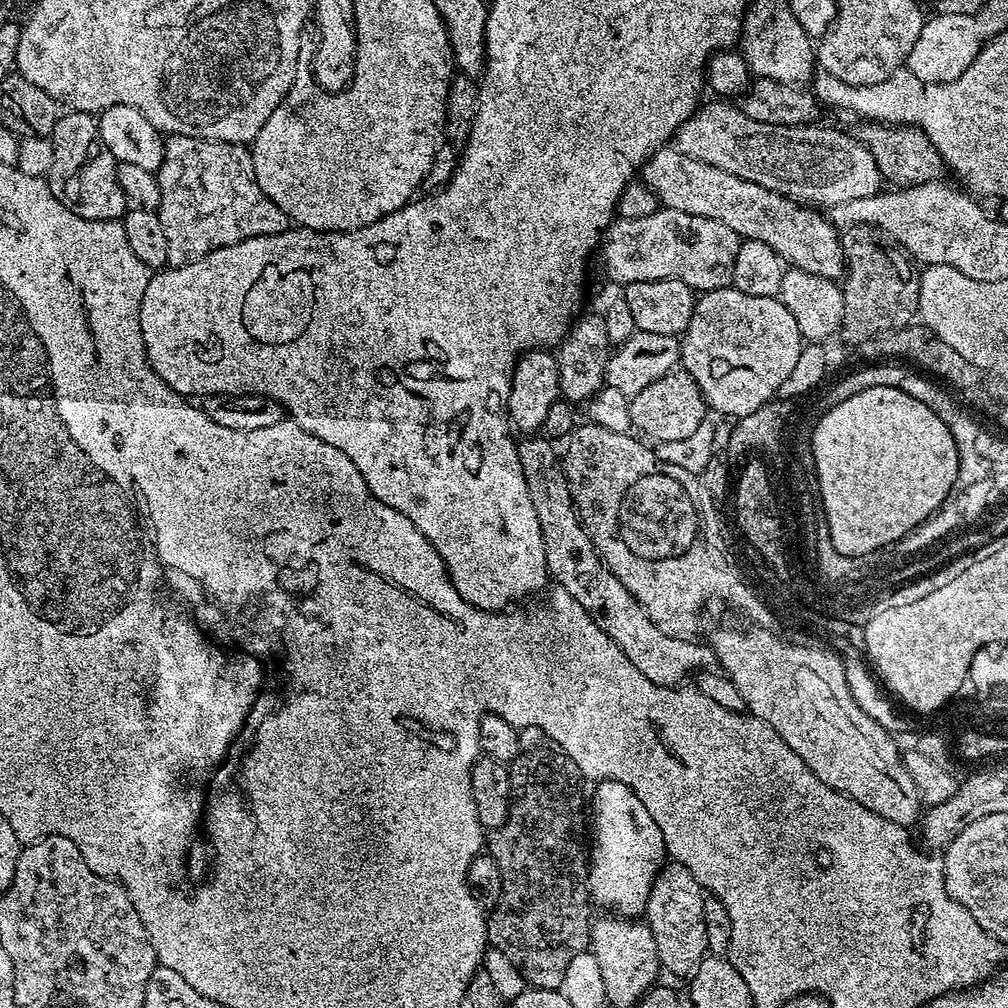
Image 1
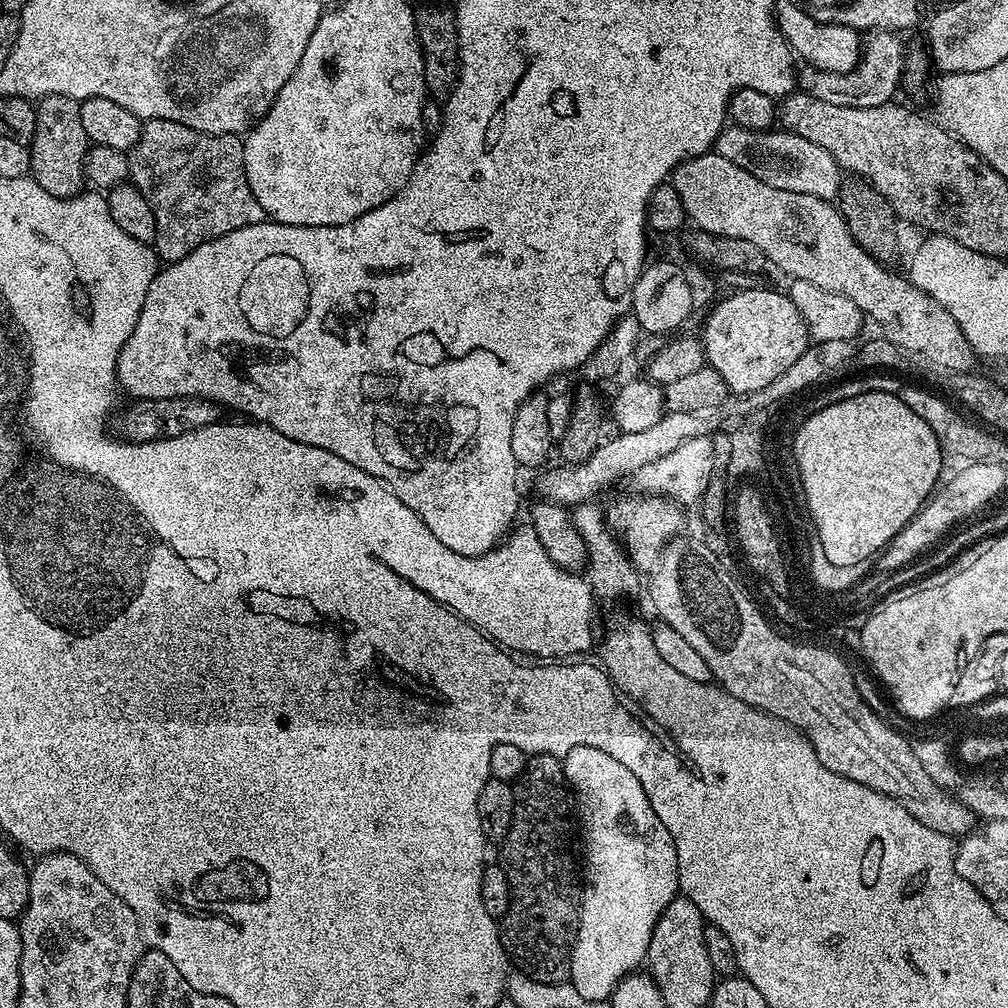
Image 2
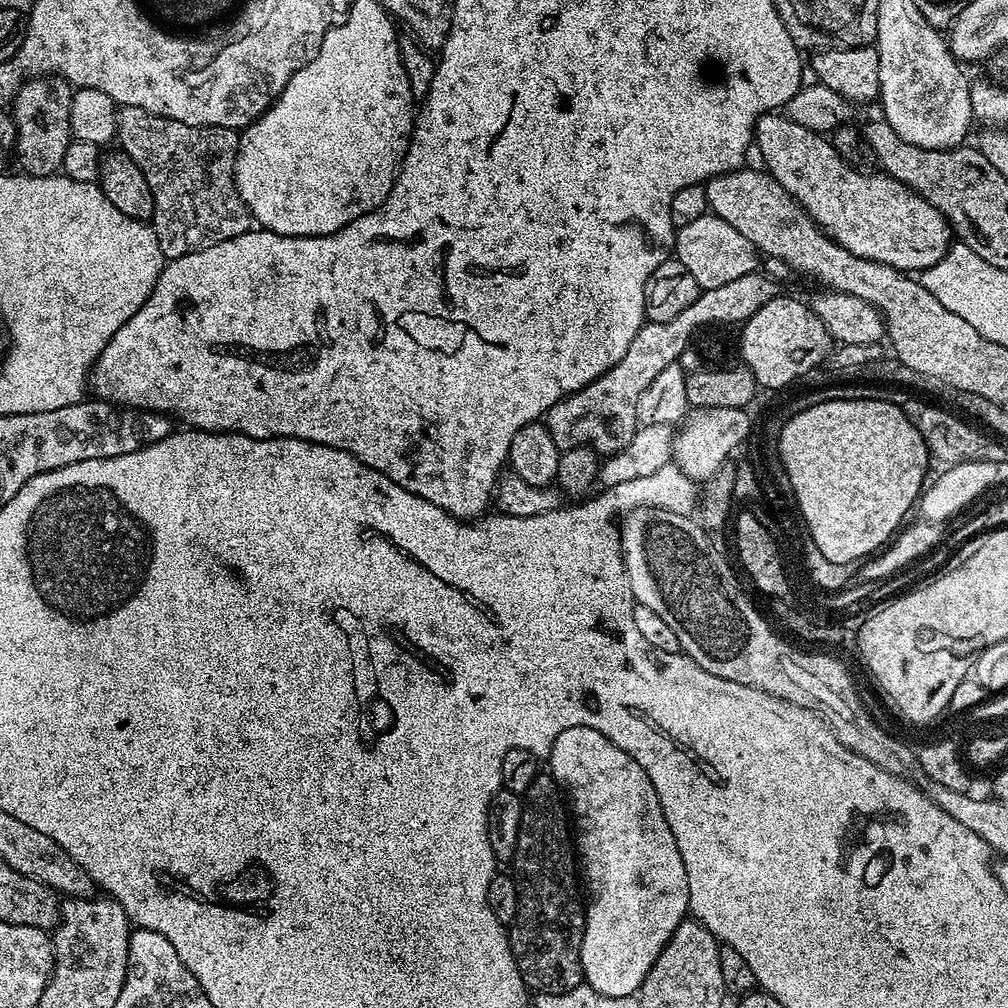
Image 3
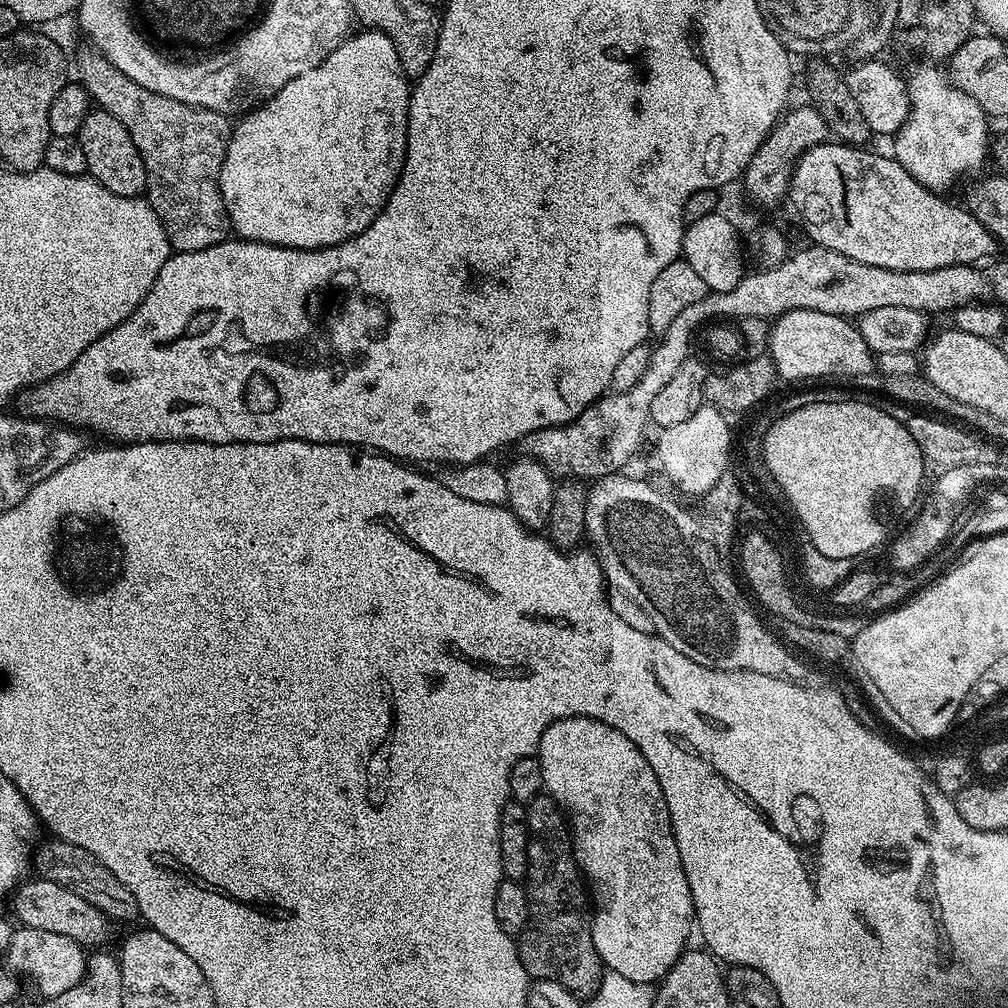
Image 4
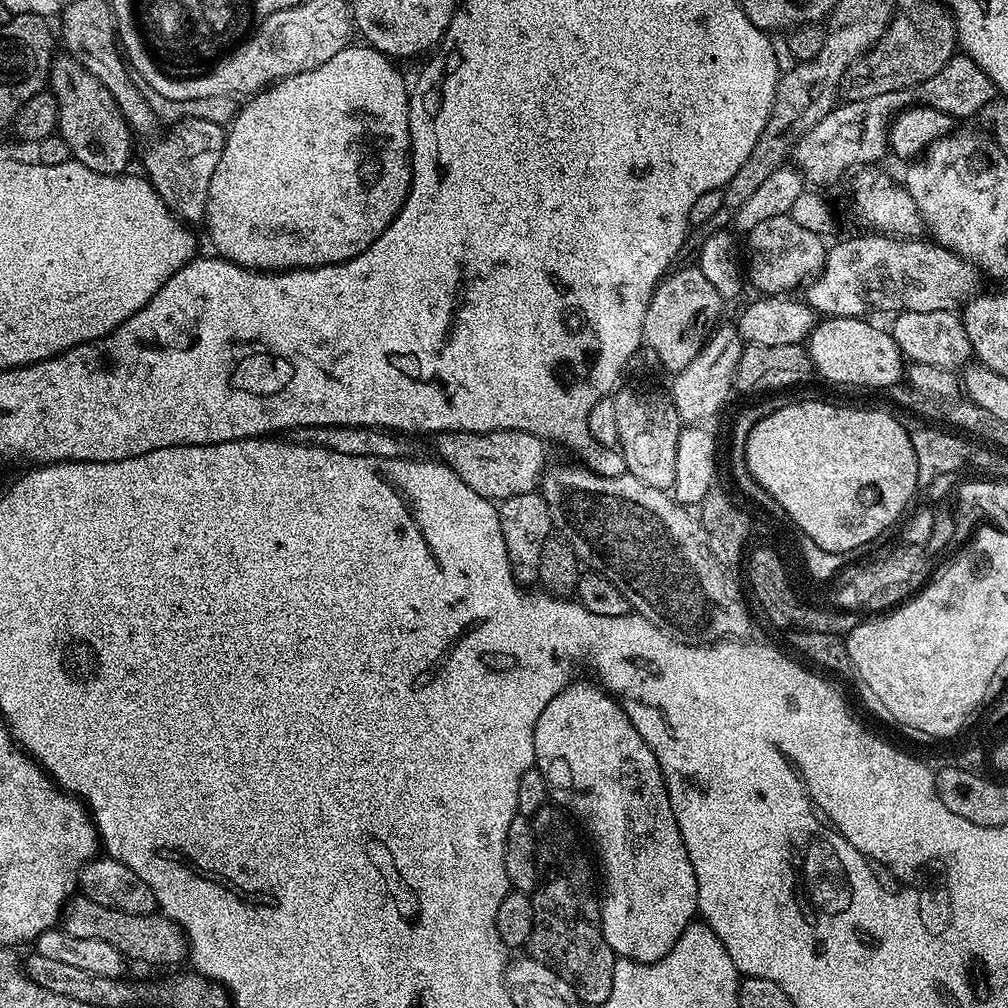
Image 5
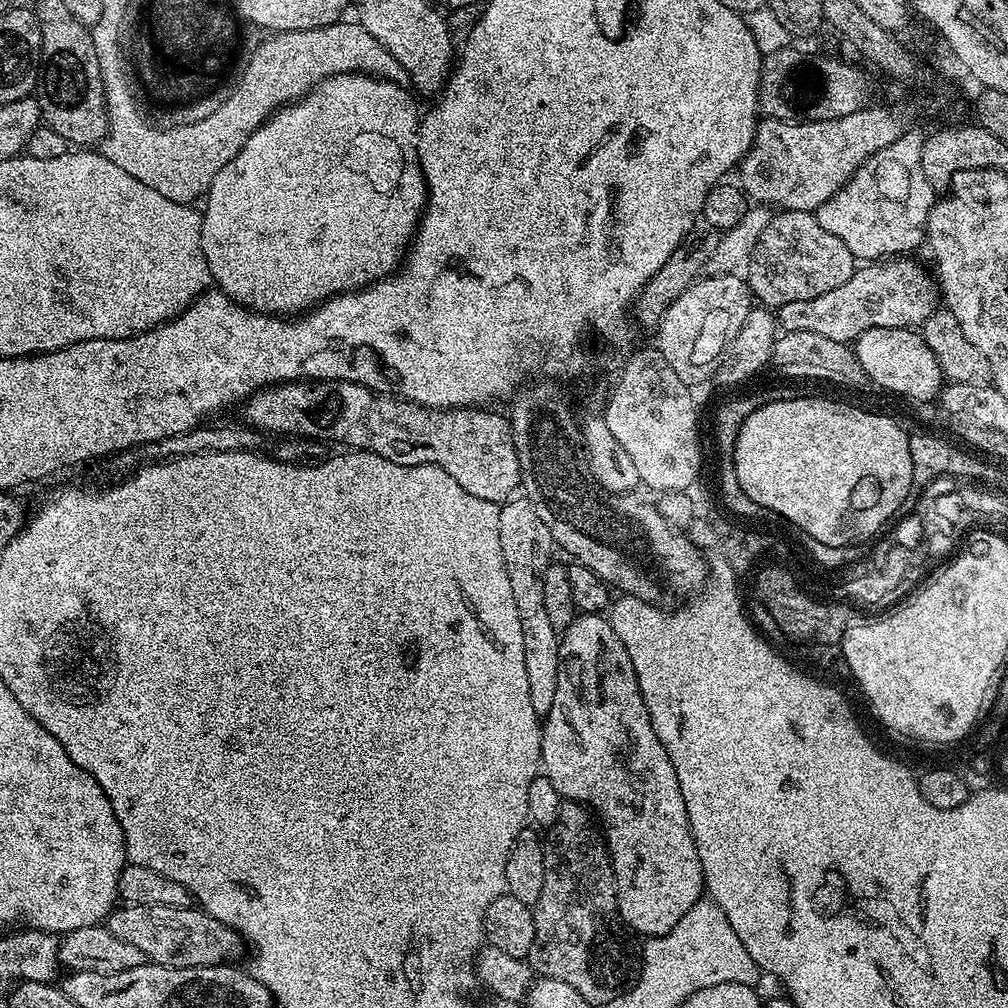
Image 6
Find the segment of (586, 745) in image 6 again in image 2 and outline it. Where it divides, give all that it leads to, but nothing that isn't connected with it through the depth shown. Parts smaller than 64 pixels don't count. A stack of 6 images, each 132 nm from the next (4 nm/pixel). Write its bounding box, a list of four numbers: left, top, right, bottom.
[562,746,680,1000]

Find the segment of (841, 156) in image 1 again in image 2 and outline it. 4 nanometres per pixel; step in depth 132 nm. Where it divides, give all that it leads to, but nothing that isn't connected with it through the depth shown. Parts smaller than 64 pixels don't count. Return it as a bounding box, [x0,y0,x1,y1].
[714,126,842,202]

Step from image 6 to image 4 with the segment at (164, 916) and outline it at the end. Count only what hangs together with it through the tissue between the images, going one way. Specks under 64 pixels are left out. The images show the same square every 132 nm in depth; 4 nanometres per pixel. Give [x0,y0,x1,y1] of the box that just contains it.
[10,878,113,946]

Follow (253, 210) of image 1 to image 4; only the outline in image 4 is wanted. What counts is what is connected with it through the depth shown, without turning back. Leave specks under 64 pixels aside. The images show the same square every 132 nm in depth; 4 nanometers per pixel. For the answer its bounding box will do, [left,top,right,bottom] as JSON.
[76,51,233,253]

